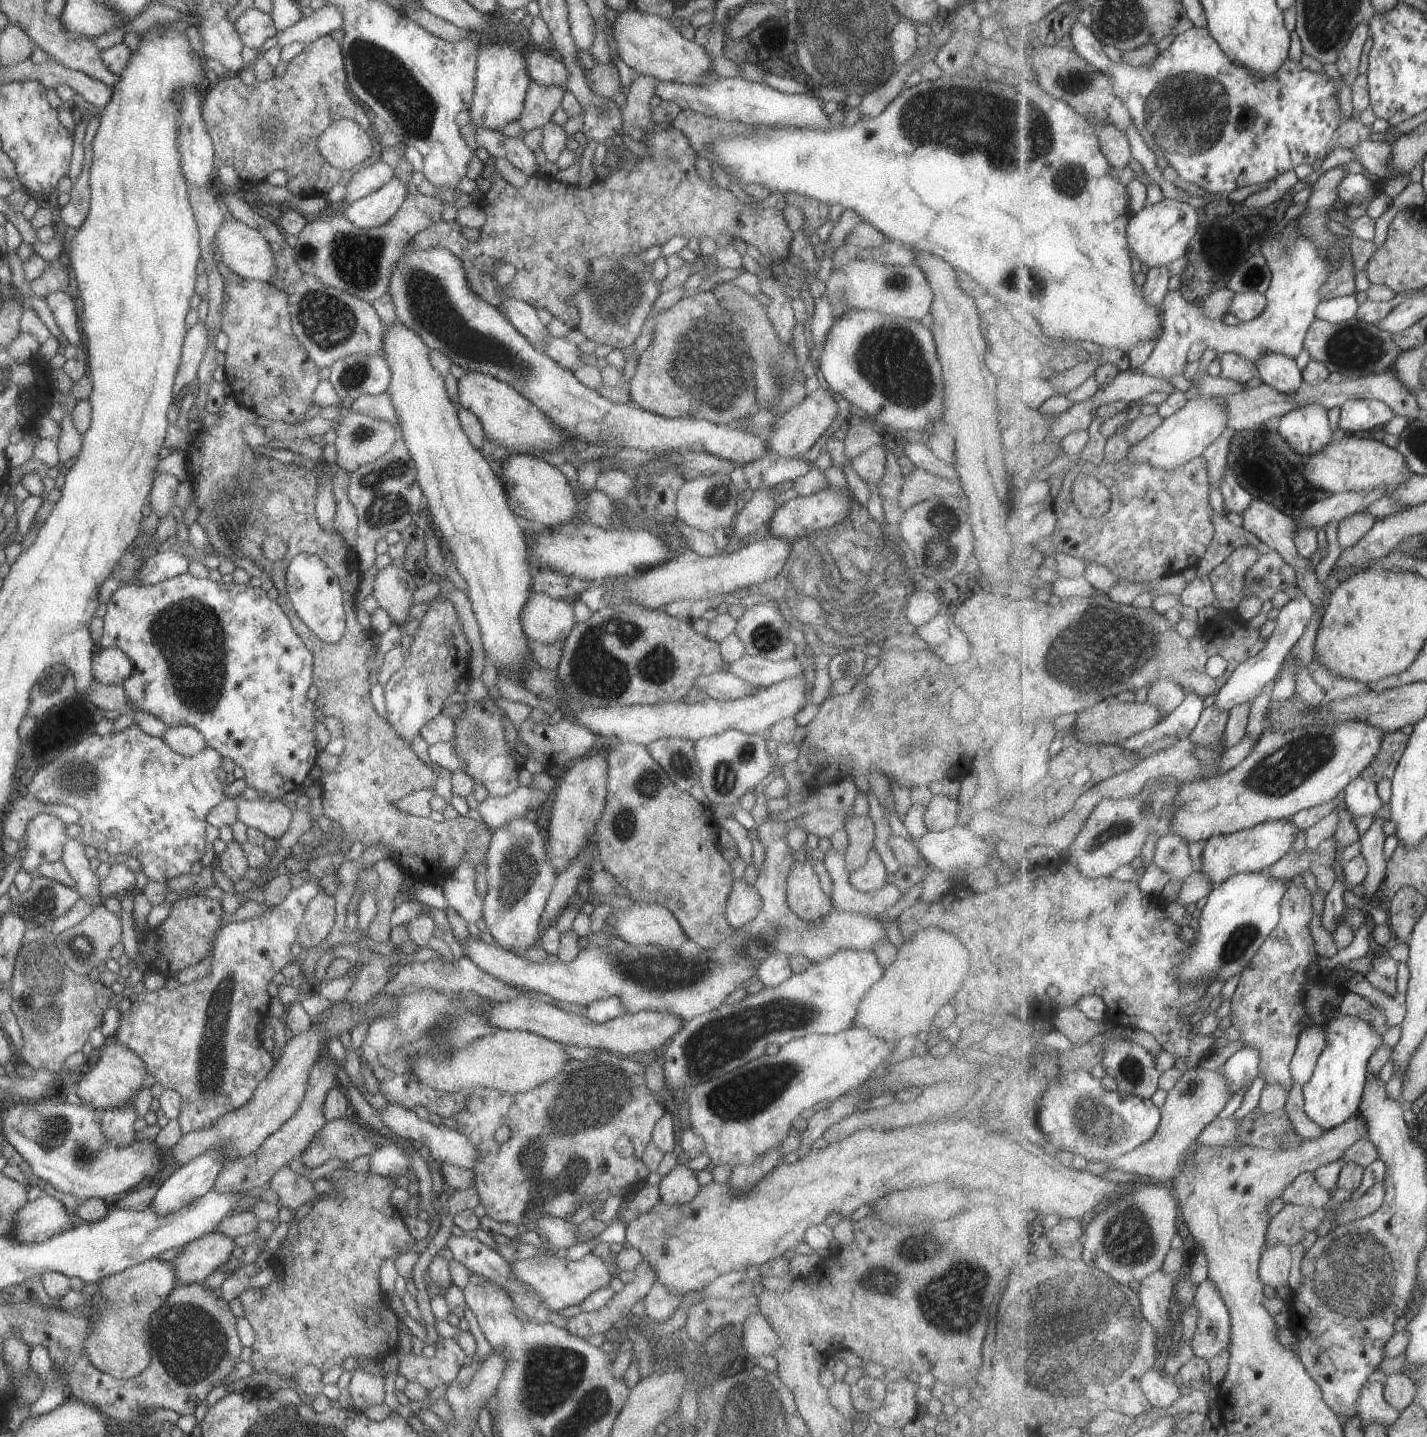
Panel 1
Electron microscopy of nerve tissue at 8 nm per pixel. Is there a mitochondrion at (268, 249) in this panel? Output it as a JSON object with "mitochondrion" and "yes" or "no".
{"mitochondrion":"no"}

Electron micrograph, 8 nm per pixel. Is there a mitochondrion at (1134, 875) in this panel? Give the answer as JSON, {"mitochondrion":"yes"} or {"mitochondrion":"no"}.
{"mitochondrion":"no"}

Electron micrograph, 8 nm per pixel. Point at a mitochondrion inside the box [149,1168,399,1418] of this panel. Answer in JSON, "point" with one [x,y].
{"point":[188,1338]}

